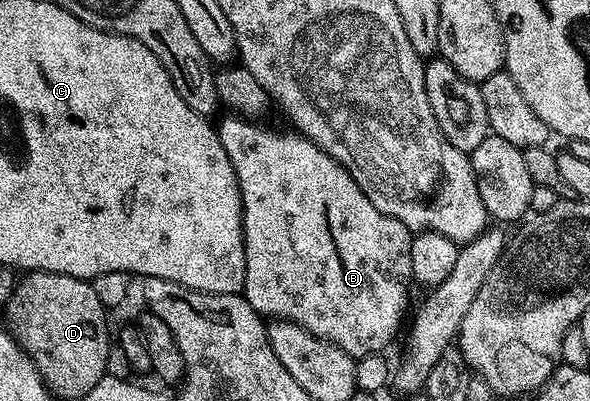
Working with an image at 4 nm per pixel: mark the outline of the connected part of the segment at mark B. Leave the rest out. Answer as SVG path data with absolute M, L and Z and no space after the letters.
M228 114L216 133L222 142L222 150L226 150L226 158L234 166L234 174L238 178L238 190L242 194L242 226L244 227L244 253L246 254L246 274L244 275L243 297L247 304L262 318L289 320L302 326L310 334L322 338L331 344L337 344L346 354L354 358L383 353L384 347L391 342L400 328L400 319L404 316L404 307L408 304L407 284L413 283L410 266L410 242L413 233L398 218L390 218L390 214L382 214L370 198L354 182L354 178L326 150L322 150L307 136L301 136L295 130L279 132L276 128L267 128L252 118L239 114Z

